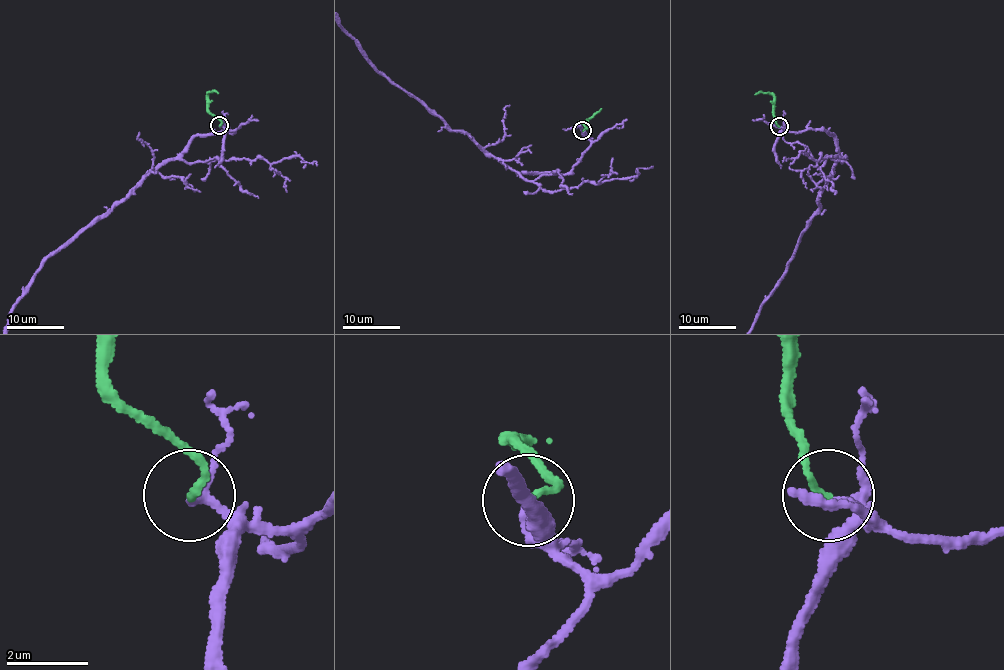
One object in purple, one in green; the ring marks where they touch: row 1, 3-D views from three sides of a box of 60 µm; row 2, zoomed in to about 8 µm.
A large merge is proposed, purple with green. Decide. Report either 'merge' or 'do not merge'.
merge

